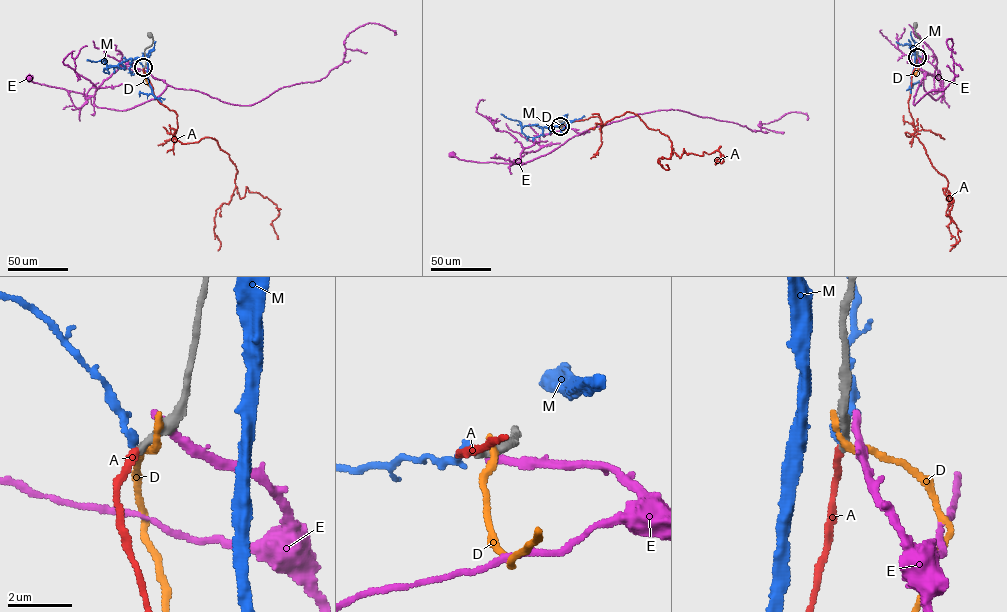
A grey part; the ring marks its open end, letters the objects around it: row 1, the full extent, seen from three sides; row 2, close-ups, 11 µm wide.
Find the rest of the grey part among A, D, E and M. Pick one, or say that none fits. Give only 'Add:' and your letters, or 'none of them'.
Add: A

